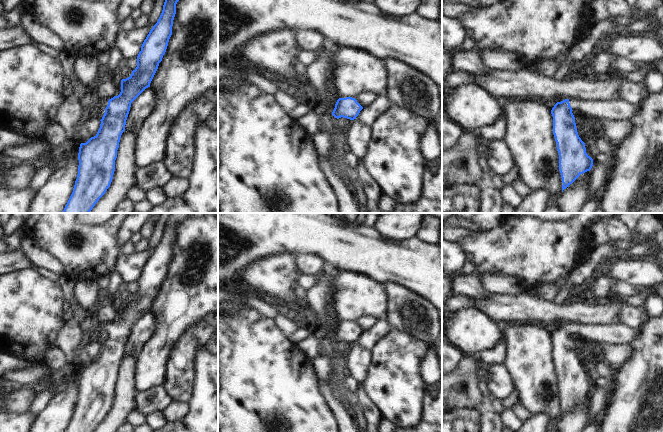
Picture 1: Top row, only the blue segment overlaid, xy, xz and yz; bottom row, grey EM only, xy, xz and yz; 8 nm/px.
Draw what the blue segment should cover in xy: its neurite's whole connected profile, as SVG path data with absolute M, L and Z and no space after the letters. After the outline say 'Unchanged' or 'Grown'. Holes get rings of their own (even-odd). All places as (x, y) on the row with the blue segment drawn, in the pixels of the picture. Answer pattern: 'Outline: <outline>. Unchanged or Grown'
Outline: M165 0L157 23L141 46L137 67L128 78L121 80L120 94L109 100L101 100L105 113L100 120L100 128L94 137L80 144L78 175L63 213L90 213L110 187L131 103L150 87L162 61L172 35L178 1Z. Grown

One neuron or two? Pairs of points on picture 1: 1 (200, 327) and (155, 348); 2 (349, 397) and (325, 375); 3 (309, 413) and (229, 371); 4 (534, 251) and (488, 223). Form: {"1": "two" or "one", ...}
{"1": "two", "2": "one", "3": "one", "4": "two"}

